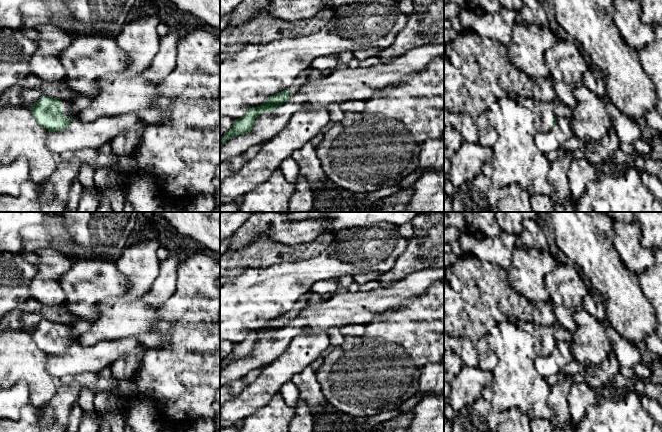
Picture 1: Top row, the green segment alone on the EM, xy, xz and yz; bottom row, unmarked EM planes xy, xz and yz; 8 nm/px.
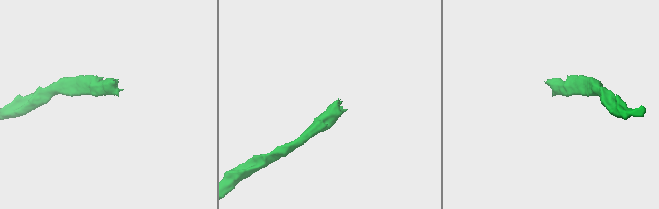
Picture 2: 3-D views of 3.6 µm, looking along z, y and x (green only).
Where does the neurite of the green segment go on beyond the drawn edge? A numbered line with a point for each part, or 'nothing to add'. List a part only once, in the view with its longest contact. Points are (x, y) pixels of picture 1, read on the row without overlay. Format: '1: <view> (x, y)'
1: xy (65, 333)

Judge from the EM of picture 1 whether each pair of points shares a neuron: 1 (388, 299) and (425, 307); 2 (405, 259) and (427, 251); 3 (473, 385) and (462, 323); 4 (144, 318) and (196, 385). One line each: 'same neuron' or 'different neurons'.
1: different neurons
2: same neuron
3: different neurons
4: different neurons

